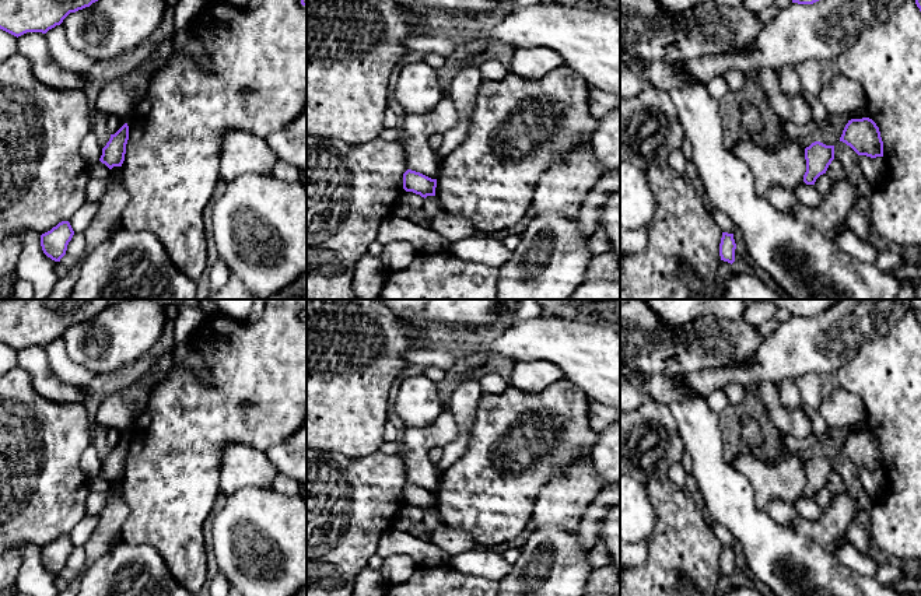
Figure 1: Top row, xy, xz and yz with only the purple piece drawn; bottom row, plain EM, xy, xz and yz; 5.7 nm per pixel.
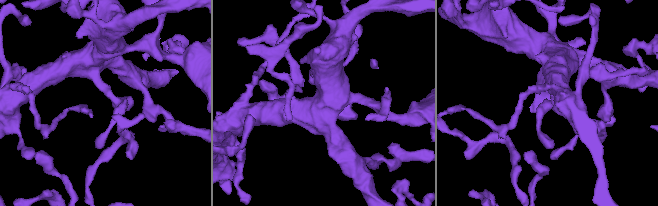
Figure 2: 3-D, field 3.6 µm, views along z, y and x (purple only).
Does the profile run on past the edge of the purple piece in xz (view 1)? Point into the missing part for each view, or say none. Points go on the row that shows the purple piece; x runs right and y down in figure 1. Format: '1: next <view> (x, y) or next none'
1: next none

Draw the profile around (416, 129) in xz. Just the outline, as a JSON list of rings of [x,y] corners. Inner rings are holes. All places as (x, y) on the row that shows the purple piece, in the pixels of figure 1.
[[[448,95],[424,113],[405,113],[400,120],[400,144],[405,151],[407,169],[420,172],[431,179],[440,175],[437,152],[430,147],[433,134],[445,134],[459,119],[455,104]]]

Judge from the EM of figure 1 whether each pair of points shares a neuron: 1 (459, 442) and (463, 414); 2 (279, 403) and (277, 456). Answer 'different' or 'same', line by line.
1: same
2: different

